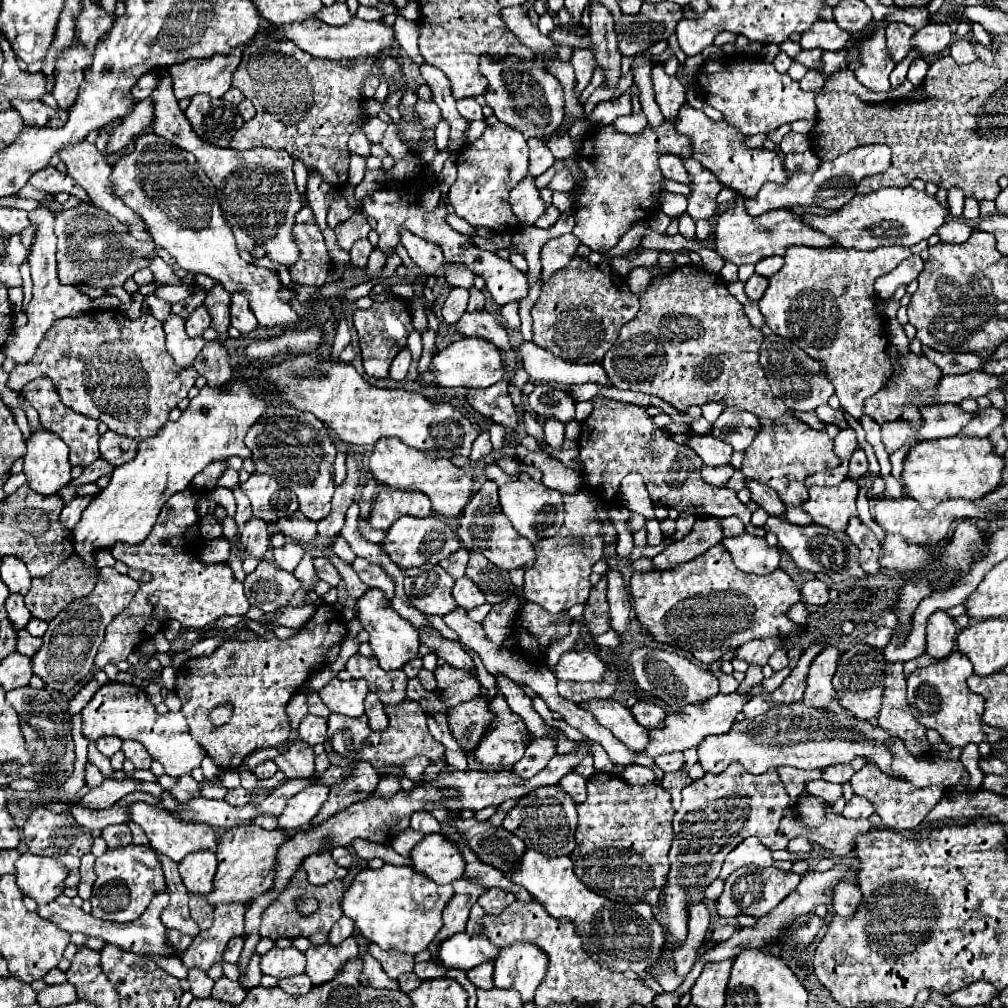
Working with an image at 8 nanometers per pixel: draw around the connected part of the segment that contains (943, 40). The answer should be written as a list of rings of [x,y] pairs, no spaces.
[[[931,22],[911,38],[911,46],[919,50],[919,56],[927,56],[927,54],[937,54],[945,50],[951,44],[951,38],[953,38],[953,32],[949,24]]]

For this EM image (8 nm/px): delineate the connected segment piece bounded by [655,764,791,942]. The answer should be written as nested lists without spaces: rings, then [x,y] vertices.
[[[729,764],[721,774],[705,774],[701,780],[691,782],[689,786],[683,788],[683,804],[681,808],[675,812],[673,816],[673,830],[675,830],[675,838],[673,838],[673,846],[669,850],[669,860],[671,860],[671,872],[669,872],[669,888],[667,888],[667,908],[659,910],[655,908],[655,918],[665,924],[669,928],[669,936],[673,940],[683,940],[685,932],[687,932],[687,904],[689,902],[701,902],[705,900],[701,890],[713,882],[721,870],[721,864],[725,860],[725,856],[745,838],[749,836],[757,836],[767,848],[771,850],[779,850],[787,846],[787,838],[779,836],[779,824],[783,818],[783,812],[789,808],[791,798],[785,790],[785,784],[781,782],[777,770],[767,770],[765,774],[751,774],[747,772],[741,764]]]

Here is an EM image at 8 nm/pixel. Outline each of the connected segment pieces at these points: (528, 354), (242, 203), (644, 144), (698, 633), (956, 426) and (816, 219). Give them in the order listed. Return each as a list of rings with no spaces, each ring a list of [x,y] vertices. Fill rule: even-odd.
[[[521,342],[519,356],[523,360],[525,370],[533,382],[549,382],[549,384],[609,384],[609,378],[601,364],[571,364],[561,360],[559,356],[551,356],[551,352],[539,348],[535,342]]]
[[[163,70],[163,76],[159,78],[159,88],[151,94],[155,98],[155,122],[153,122],[153,132],[157,136],[163,136],[165,140],[173,142],[175,146],[191,152],[197,158],[199,168],[207,172],[211,182],[217,188],[217,198],[221,204],[221,212],[225,214],[227,224],[231,224],[231,230],[237,238],[237,248],[251,252],[251,248],[263,248],[267,252],[267,258],[283,264],[287,270],[295,260],[299,260],[299,248],[295,244],[295,238],[291,236],[291,228],[295,226],[295,214],[303,208],[303,194],[299,192],[295,178],[293,178],[293,160],[287,152],[275,150],[275,148],[249,148],[249,150],[235,150],[235,148],[217,148],[205,140],[201,140],[195,130],[191,128],[189,120],[185,114],[179,110],[177,100],[171,92],[171,78]]]
[[[665,120],[659,128],[645,126],[639,134],[627,136],[613,130],[613,126],[595,126],[583,140],[577,154],[579,166],[585,172],[583,190],[575,204],[573,234],[581,244],[595,252],[609,252],[631,228],[635,220],[646,220],[647,214],[659,208],[661,170],[657,158],[661,154],[675,154],[679,158],[691,156],[691,142],[675,130],[675,124]]]
[[[723,544],[671,570],[633,572],[629,592],[647,632],[659,642],[689,650],[701,664],[711,664],[753,638],[787,638],[805,632],[787,616],[787,610],[801,600],[797,584],[781,568],[767,576],[739,570]]]
[[[931,404],[921,408],[923,426],[917,440],[935,440],[943,436],[955,436],[965,428],[977,414],[965,412],[959,404]]]
[[[907,186],[907,188],[879,188],[865,196],[855,194],[851,202],[847,202],[843,208],[835,210],[829,216],[803,212],[799,214],[799,218],[805,224],[811,224],[811,228],[815,228],[817,232],[829,236],[835,244],[843,248],[875,250],[879,246],[893,246],[893,244],[913,246],[921,240],[927,240],[931,234],[937,232],[947,214],[949,208],[939,206],[935,198]]]

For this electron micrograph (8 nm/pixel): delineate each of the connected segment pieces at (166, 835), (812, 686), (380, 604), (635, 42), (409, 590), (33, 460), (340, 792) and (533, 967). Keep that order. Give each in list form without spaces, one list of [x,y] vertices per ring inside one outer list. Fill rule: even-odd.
[[[131,802],[127,808],[129,808],[131,822],[143,828],[151,846],[175,862],[181,862],[189,852],[203,850],[203,848],[211,848],[211,850],[217,848],[217,836],[207,824],[187,824],[185,820],[175,820],[175,816],[171,816],[169,810],[161,806],[153,806],[149,802]]]
[[[827,646],[823,648],[823,652],[819,652],[819,656],[815,656],[815,660],[809,666],[807,688],[803,694],[805,704],[825,710],[831,702],[837,702],[835,688],[831,684],[837,660],[839,660],[839,650],[835,646]]]
[[[369,588],[365,592],[365,596],[357,598],[355,612],[357,612],[357,620],[361,622],[363,630],[369,632],[369,646],[371,646],[371,650],[373,650],[373,654],[379,660],[379,666],[383,670],[403,668],[403,664],[407,660],[417,656],[417,650],[419,650],[419,634],[417,634],[417,630],[411,628],[411,624],[407,624],[407,620],[403,620],[391,608],[391,602],[383,596],[383,592],[379,592],[379,588]]]
[[[673,2],[661,4],[643,4],[637,16],[623,16],[617,24],[619,50],[623,56],[631,56],[635,52],[645,52],[655,42],[667,40],[677,22],[685,16],[683,6]]]
[[[423,564],[405,570],[405,594],[409,602],[425,614],[445,616],[457,608],[451,594],[455,578],[439,564]]]
[[[45,428],[31,434],[23,460],[27,482],[39,494],[57,494],[71,482],[69,448],[59,436]]]
[[[359,762],[355,766],[353,774],[343,784],[331,788],[329,800],[323,804],[319,816],[315,816],[315,820],[311,822],[311,826],[317,826],[323,820],[327,820],[329,816],[333,816],[335,812],[339,812],[339,810],[343,810],[343,808],[347,808],[347,806],[351,806],[351,804],[367,798],[375,790],[377,782],[379,782],[379,776],[373,770],[373,766],[365,764],[365,762],[363,764]]]
[[[513,944],[503,948],[493,964],[495,988],[513,988],[529,1002],[547,972],[547,954],[533,944]]]

